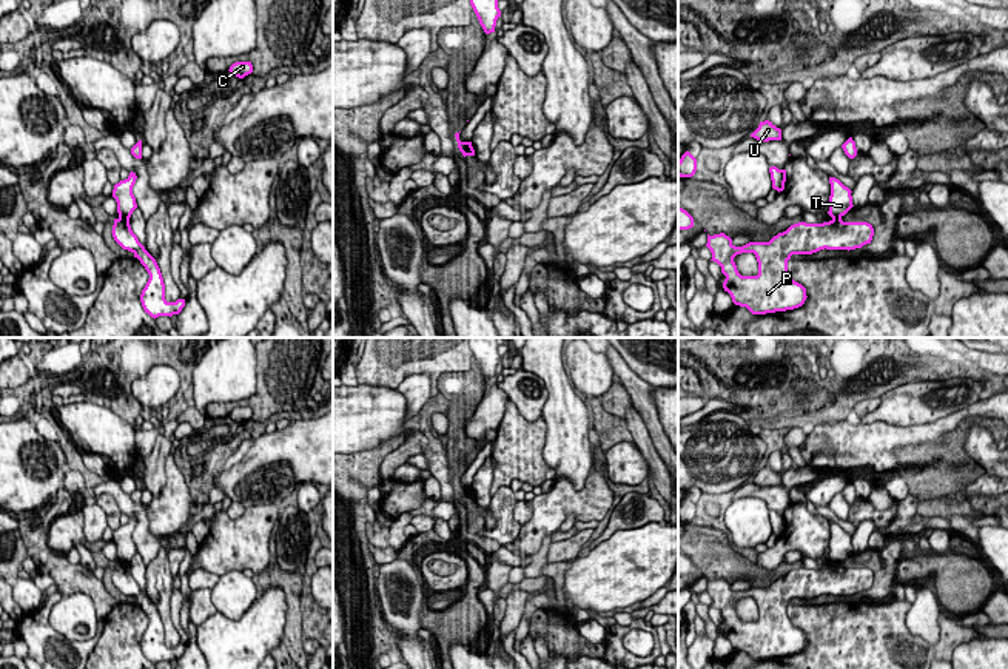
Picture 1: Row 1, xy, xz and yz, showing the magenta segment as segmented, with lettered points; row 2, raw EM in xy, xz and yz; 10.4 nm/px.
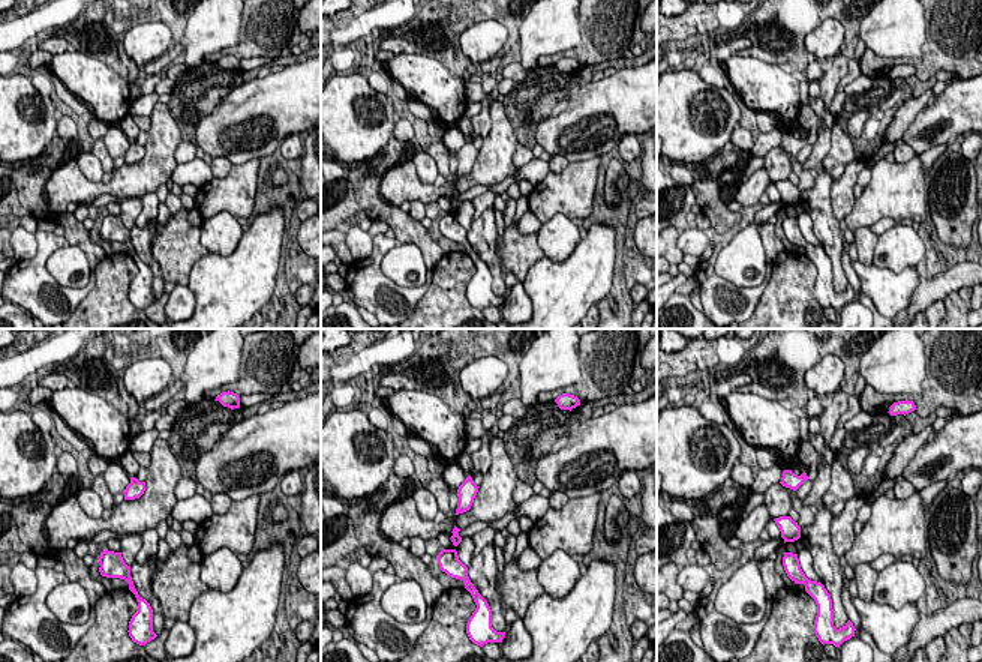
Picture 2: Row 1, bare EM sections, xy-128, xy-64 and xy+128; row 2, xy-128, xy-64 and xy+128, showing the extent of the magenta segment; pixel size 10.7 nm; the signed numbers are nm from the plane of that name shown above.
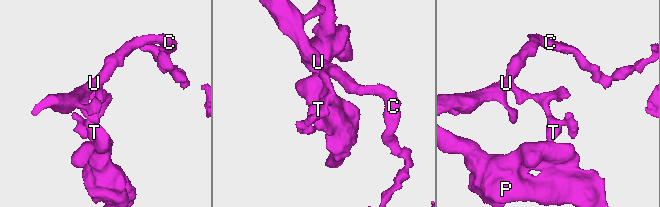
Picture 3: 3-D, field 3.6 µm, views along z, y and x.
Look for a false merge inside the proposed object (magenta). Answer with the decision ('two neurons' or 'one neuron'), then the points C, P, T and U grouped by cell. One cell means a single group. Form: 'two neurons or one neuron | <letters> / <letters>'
two neurons | C T U / P

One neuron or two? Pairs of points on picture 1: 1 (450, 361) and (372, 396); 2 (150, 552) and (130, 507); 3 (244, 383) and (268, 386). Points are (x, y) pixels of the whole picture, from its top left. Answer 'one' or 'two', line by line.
1: two
2: one
3: two

